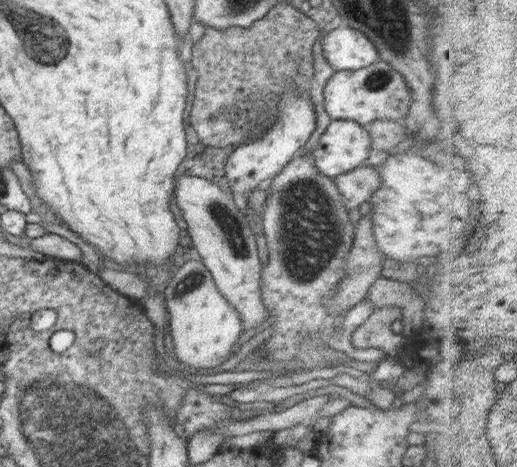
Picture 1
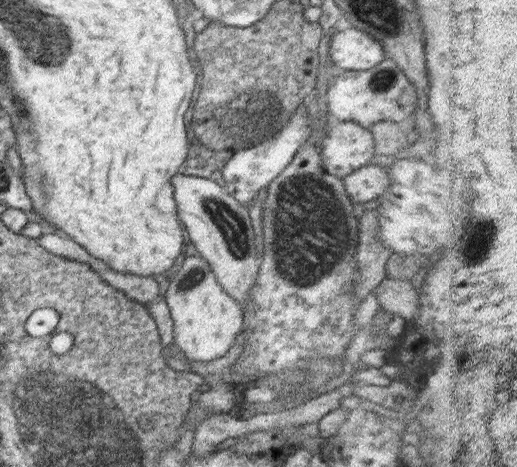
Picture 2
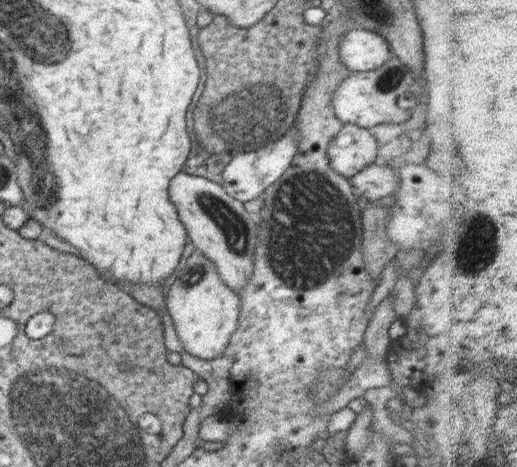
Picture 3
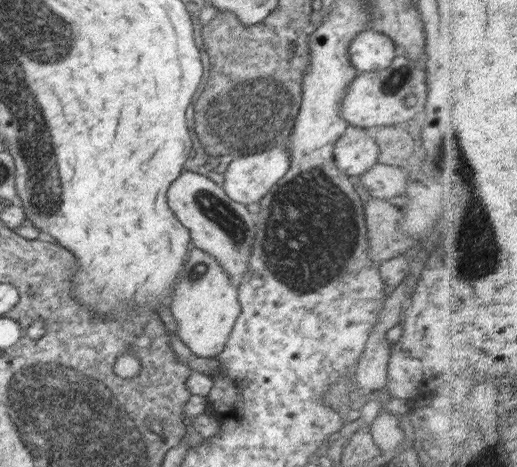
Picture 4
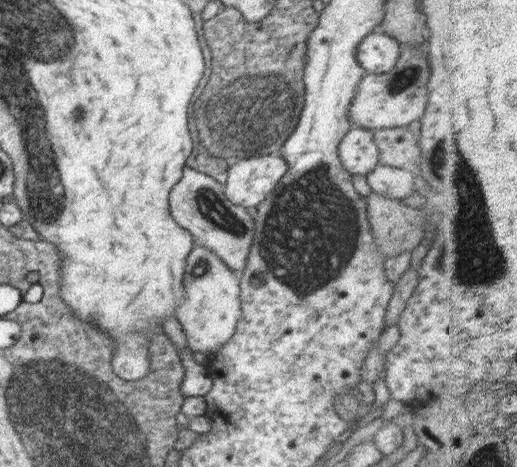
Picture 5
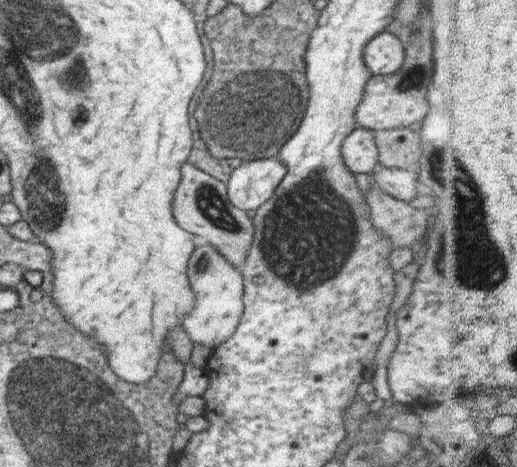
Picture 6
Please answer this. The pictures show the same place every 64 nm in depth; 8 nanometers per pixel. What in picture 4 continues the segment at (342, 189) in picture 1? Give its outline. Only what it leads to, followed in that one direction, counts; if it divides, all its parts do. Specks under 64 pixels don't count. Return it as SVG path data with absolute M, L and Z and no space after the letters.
M376 163L359 175L362 186L368 190L371 197L389 199L400 196L406 191L408 185L407 167Z

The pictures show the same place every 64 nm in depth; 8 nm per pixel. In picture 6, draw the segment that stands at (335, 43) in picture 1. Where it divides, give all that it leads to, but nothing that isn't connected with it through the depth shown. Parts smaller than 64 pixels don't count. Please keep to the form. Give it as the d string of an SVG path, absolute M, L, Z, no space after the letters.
M378 33L364 48L364 64L372 75L396 72L406 57L404 45L392 33Z

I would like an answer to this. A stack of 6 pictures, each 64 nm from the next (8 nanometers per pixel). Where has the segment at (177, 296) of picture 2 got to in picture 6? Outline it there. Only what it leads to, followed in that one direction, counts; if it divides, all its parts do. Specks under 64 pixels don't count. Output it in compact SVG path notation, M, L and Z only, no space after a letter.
M204 245L193 251L187 267L188 280L192 288L193 308L182 319L181 328L188 334L193 344L218 346L228 340L244 313L244 280L242 269L231 266L212 246Z

